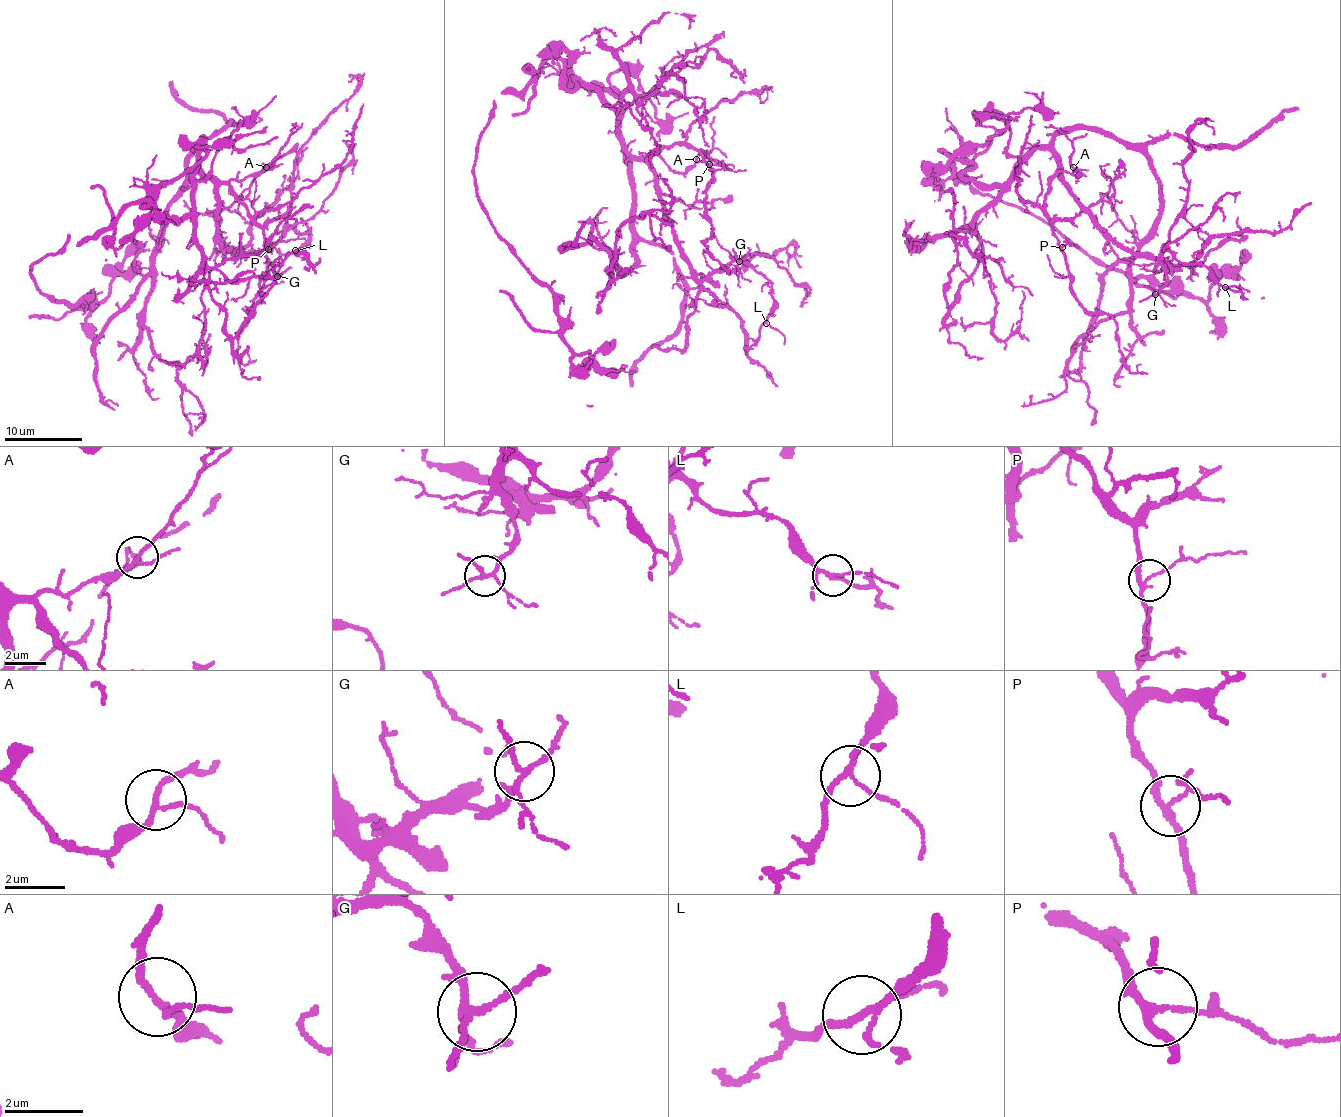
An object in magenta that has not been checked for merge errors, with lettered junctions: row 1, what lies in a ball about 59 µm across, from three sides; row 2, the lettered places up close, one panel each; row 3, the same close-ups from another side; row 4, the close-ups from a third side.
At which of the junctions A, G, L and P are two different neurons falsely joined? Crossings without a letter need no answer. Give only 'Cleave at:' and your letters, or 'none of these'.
Cleave at: none of these

